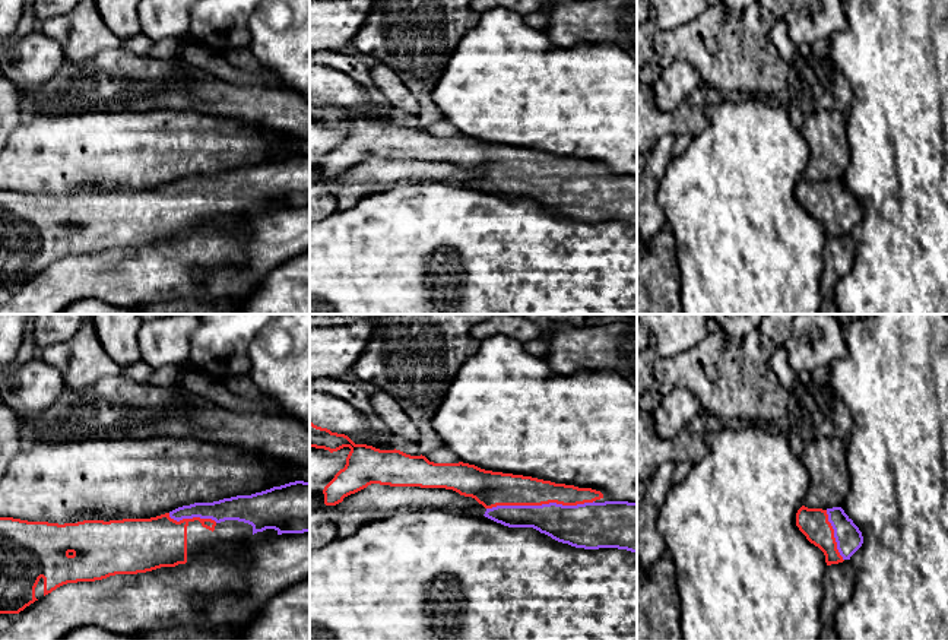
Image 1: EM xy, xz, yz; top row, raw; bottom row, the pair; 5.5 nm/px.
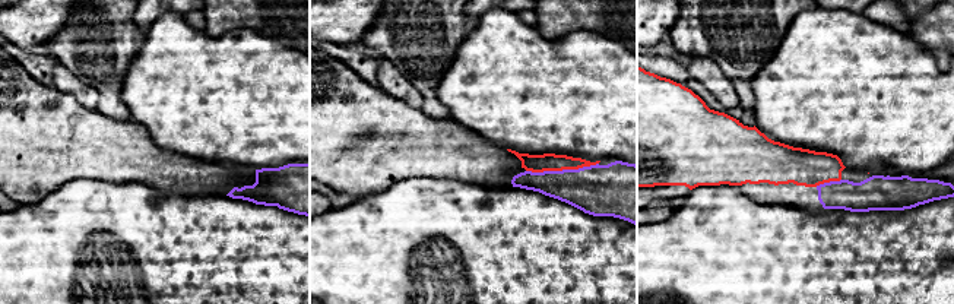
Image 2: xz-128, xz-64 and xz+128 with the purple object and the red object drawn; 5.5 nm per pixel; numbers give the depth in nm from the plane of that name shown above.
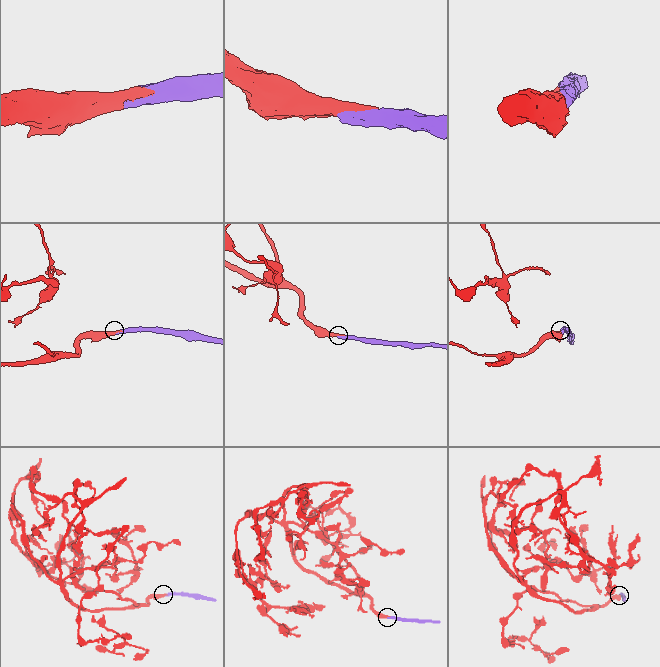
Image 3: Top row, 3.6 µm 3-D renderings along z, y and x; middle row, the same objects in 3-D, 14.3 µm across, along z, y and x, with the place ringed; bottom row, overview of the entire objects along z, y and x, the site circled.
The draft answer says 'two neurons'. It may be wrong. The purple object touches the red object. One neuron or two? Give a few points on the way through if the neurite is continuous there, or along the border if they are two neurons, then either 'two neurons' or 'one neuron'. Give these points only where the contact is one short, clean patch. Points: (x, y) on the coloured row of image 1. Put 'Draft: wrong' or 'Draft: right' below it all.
one neuron
Draft: wrong

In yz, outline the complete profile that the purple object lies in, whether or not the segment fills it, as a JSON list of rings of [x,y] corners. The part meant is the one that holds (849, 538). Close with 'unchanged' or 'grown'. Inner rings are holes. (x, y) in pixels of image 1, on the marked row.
[[[802,506],[796,526],[824,552],[827,565],[850,560],[863,544],[862,532],[841,507],[822,510]]] | grown

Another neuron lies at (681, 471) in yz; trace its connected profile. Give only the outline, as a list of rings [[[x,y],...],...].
[[[688,460],[676,463],[675,471],[673,471],[673,476],[672,476],[672,485],[682,482],[688,476],[692,465],[694,463],[688,462]]]

